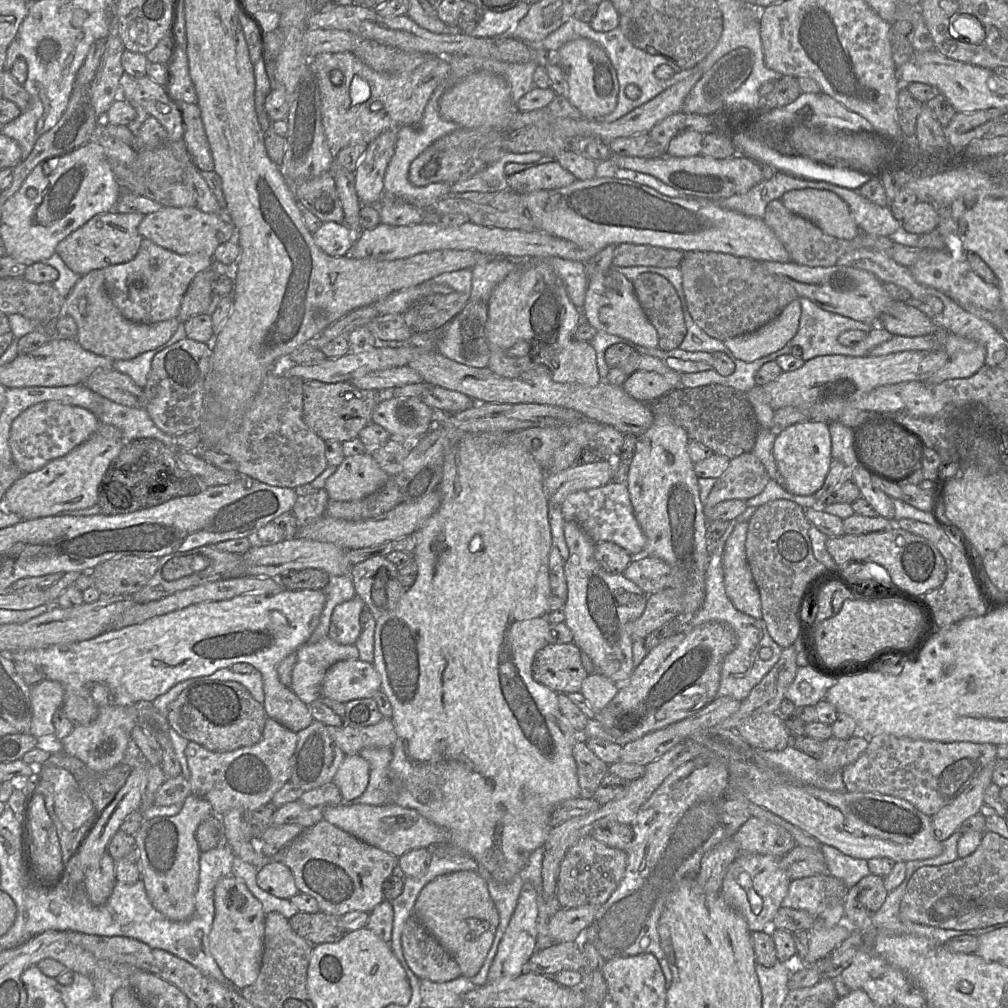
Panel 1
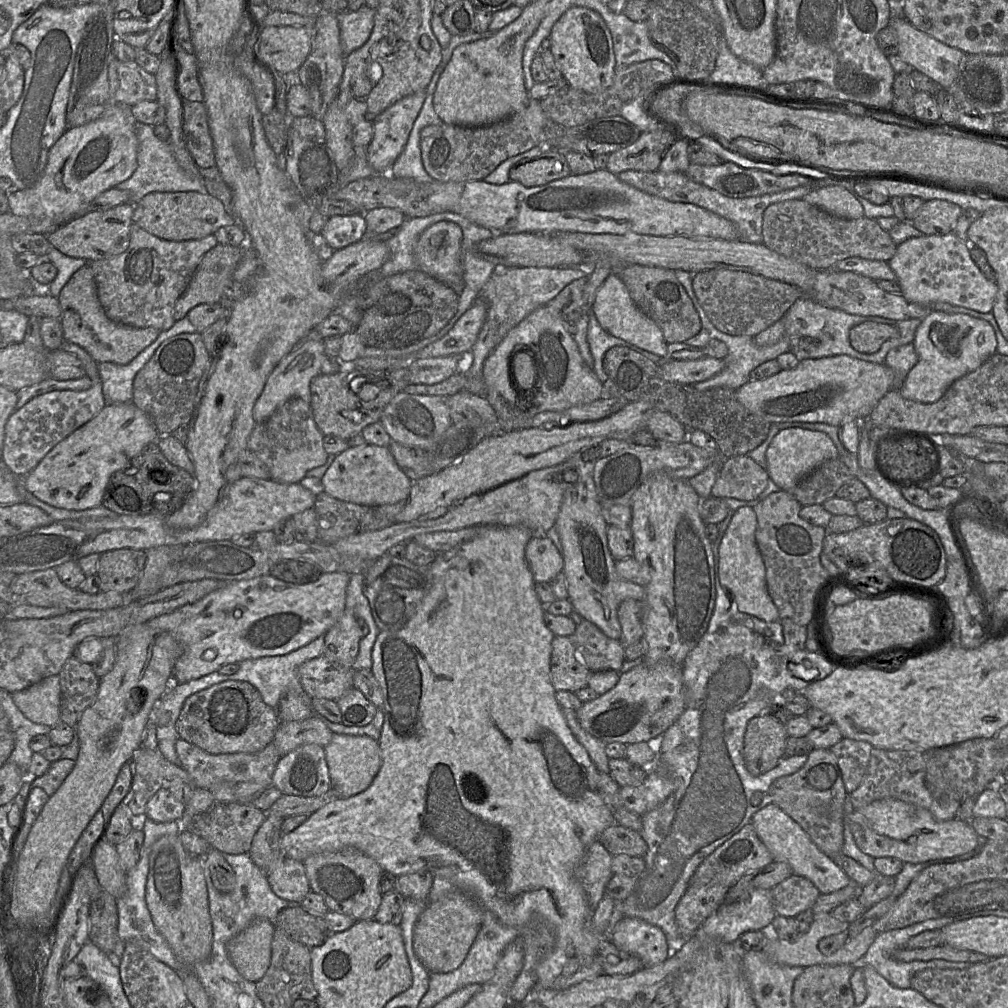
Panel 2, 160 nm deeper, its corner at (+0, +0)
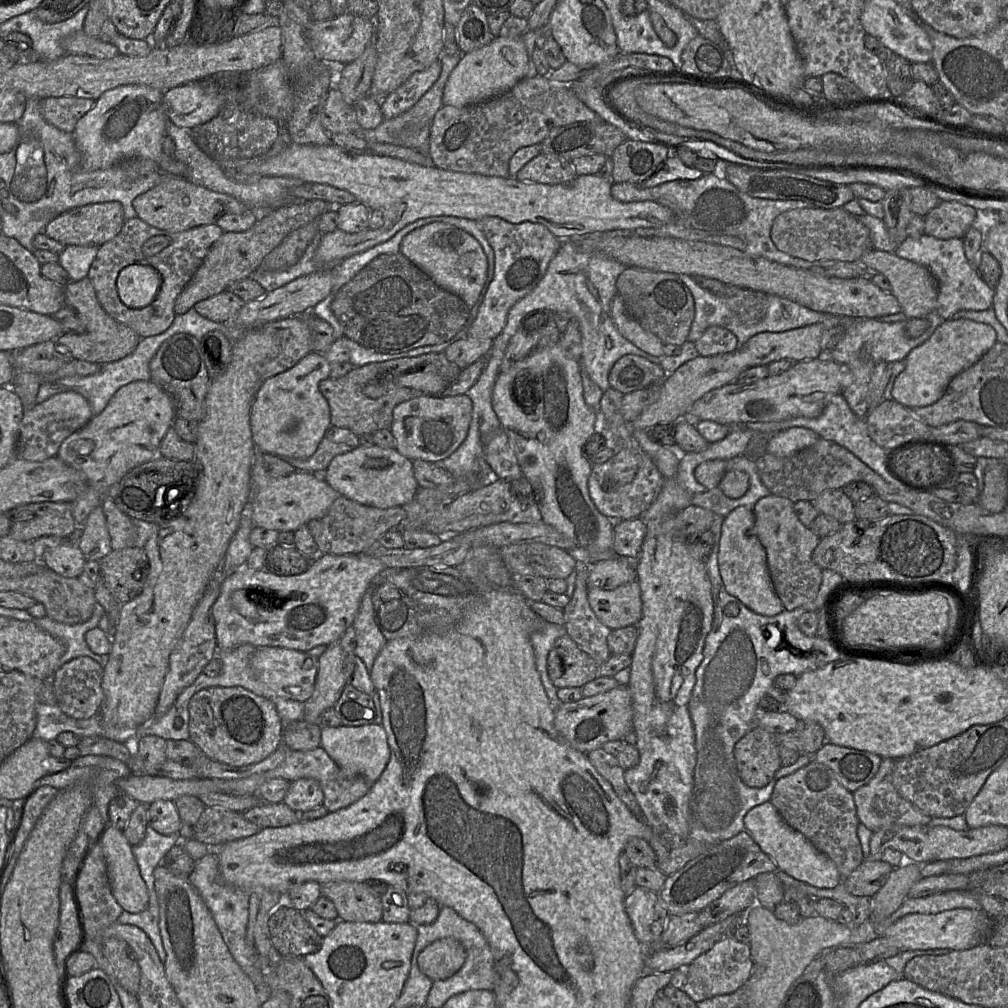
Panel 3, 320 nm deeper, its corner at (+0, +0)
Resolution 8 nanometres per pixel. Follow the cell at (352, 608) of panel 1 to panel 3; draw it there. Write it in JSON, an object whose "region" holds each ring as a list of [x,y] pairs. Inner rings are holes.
{"region":[[[334,642],[329,644],[319,657],[314,692],[304,702],[303,720],[309,723],[320,723],[321,714],[335,705],[347,684],[344,662],[348,655],[339,642]]]}

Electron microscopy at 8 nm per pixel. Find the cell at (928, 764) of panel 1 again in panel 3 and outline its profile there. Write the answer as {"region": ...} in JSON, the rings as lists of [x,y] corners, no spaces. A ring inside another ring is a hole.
{"region":[[[882,758],[875,776],[867,784],[852,792],[858,819],[872,832],[897,826],[927,826],[932,819],[931,816],[904,799],[894,787],[895,762],[896,760],[892,758]]]}

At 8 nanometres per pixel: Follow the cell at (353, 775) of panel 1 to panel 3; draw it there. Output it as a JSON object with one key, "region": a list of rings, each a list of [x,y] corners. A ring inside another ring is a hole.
{"region":[[[383,725],[321,727],[321,747],[346,773],[359,775],[372,783],[379,779],[390,759],[390,748]]]}

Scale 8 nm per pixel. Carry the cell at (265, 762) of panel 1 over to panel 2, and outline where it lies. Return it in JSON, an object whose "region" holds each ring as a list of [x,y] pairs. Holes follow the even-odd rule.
{"region":[[[181,738],[175,740],[175,750],[191,779],[193,787],[208,789],[220,781],[255,782],[265,787],[272,785],[274,770],[281,758],[275,744],[269,743],[256,753],[210,754]]]}

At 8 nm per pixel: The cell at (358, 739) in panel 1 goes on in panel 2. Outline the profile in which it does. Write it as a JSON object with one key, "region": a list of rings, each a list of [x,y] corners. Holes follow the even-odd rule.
{"region":[[[314,714],[304,720],[281,722],[275,731],[273,743],[281,757],[306,744],[328,745],[333,732]]]}

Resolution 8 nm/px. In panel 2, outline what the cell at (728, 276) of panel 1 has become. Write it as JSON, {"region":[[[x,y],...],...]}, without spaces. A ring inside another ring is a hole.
{"region":[[[724,269],[693,274],[693,291],[711,323],[733,336],[755,336],[780,320],[802,292],[787,283],[759,275]]]}

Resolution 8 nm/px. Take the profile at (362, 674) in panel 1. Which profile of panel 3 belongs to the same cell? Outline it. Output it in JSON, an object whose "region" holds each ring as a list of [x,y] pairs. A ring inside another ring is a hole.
{"region":[[[261,646],[257,647],[251,659],[251,667],[256,677],[278,696],[305,702],[314,692],[315,680],[319,670],[319,657],[309,654],[308,651]]]}

